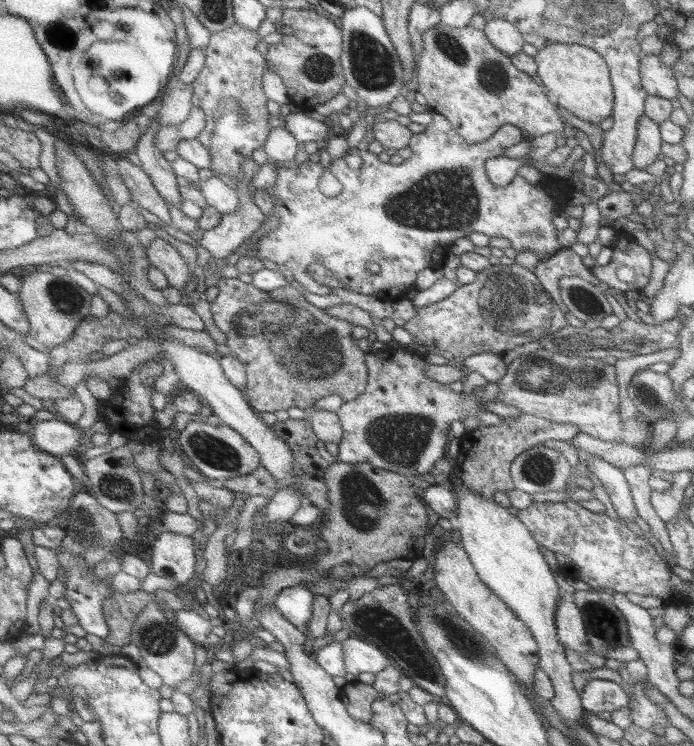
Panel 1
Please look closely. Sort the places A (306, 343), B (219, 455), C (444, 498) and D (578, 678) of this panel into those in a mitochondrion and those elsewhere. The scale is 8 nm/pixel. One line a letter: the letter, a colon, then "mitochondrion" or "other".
A: mitochondrion
B: mitochondrion
C: other
D: other

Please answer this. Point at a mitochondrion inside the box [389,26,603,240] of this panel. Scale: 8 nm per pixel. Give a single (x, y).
(494, 77)

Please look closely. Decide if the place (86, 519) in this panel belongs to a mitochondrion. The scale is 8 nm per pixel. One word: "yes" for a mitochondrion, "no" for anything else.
yes

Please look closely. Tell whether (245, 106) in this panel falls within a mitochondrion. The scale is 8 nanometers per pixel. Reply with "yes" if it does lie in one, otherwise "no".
yes

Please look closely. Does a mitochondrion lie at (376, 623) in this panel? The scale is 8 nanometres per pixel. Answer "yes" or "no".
yes

